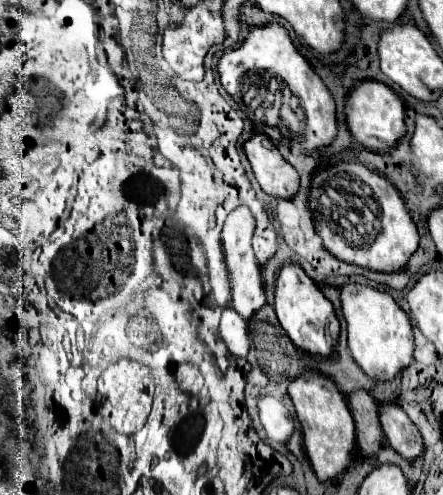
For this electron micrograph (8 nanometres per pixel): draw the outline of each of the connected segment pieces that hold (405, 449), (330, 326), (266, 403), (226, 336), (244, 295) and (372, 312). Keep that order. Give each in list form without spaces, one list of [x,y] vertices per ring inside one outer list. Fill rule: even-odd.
[[[380,404],[380,424],[388,444],[406,460],[422,454],[422,436],[398,404]]]
[[[286,264],[280,268],[276,278],[276,298],[274,298],[276,316],[280,326],[286,330],[290,340],[312,354],[330,356],[334,352],[340,324],[330,300],[320,292],[320,288],[308,278],[308,274],[298,264]]]
[[[262,396],[258,400],[258,416],[270,440],[284,444],[294,432],[294,422],[288,416],[284,404],[272,396]]]
[[[224,308],[224,312],[222,312],[220,338],[232,356],[236,356],[236,358],[248,356],[250,342],[248,342],[246,322],[240,320],[240,316],[236,316],[236,312],[232,312],[230,308]]]
[[[248,208],[234,210],[228,220],[224,222],[222,230],[222,252],[224,252],[224,264],[226,264],[226,276],[230,282],[230,298],[228,306],[236,310],[244,320],[248,320],[256,310],[260,310],[266,304],[264,288],[262,288],[262,276],[260,276],[260,264],[256,262],[256,256],[252,252],[252,238],[254,232],[254,218]]]
[[[346,284],[340,290],[342,314],[348,324],[348,348],[356,364],[374,380],[392,380],[412,362],[414,336],[408,314],[388,292],[362,284]]]

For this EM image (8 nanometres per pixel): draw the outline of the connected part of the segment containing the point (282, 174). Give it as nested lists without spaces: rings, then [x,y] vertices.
[[[258,132],[248,138],[244,142],[244,154],[266,194],[292,198],[298,192],[298,172],[278,154],[278,148],[268,136]]]

